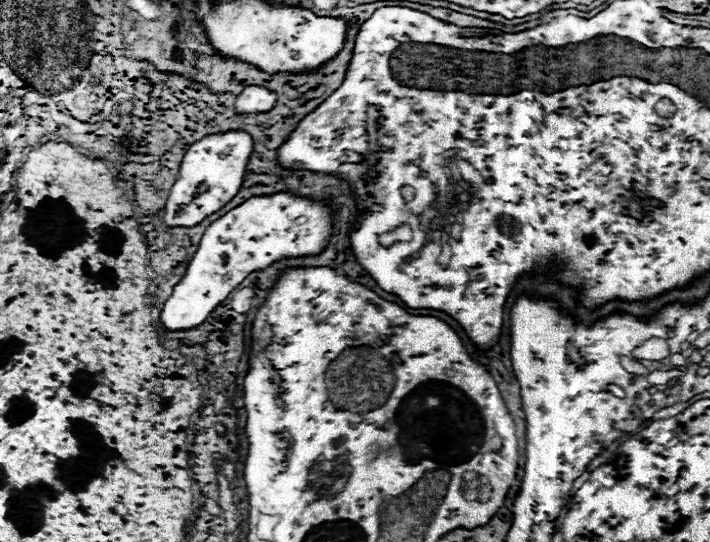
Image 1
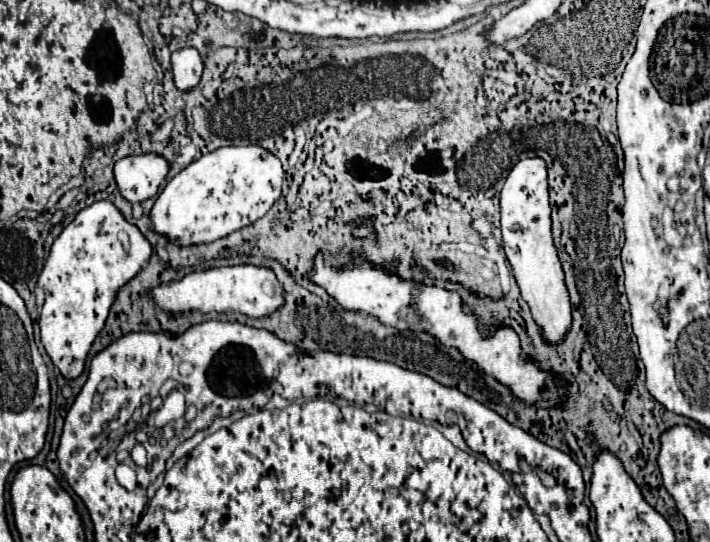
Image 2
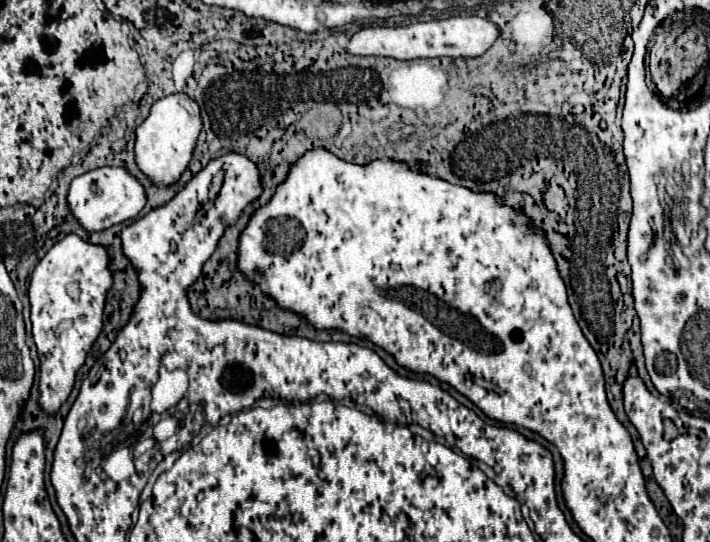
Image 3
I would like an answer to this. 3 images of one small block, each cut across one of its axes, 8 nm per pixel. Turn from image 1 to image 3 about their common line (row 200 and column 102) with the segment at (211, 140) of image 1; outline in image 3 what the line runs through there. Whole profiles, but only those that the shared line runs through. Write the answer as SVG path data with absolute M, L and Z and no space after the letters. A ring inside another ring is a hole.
M102 166L72 180L68 202L72 214L86 230L104 230L130 218L136 218L146 204L146 192L144 186L126 168Z

